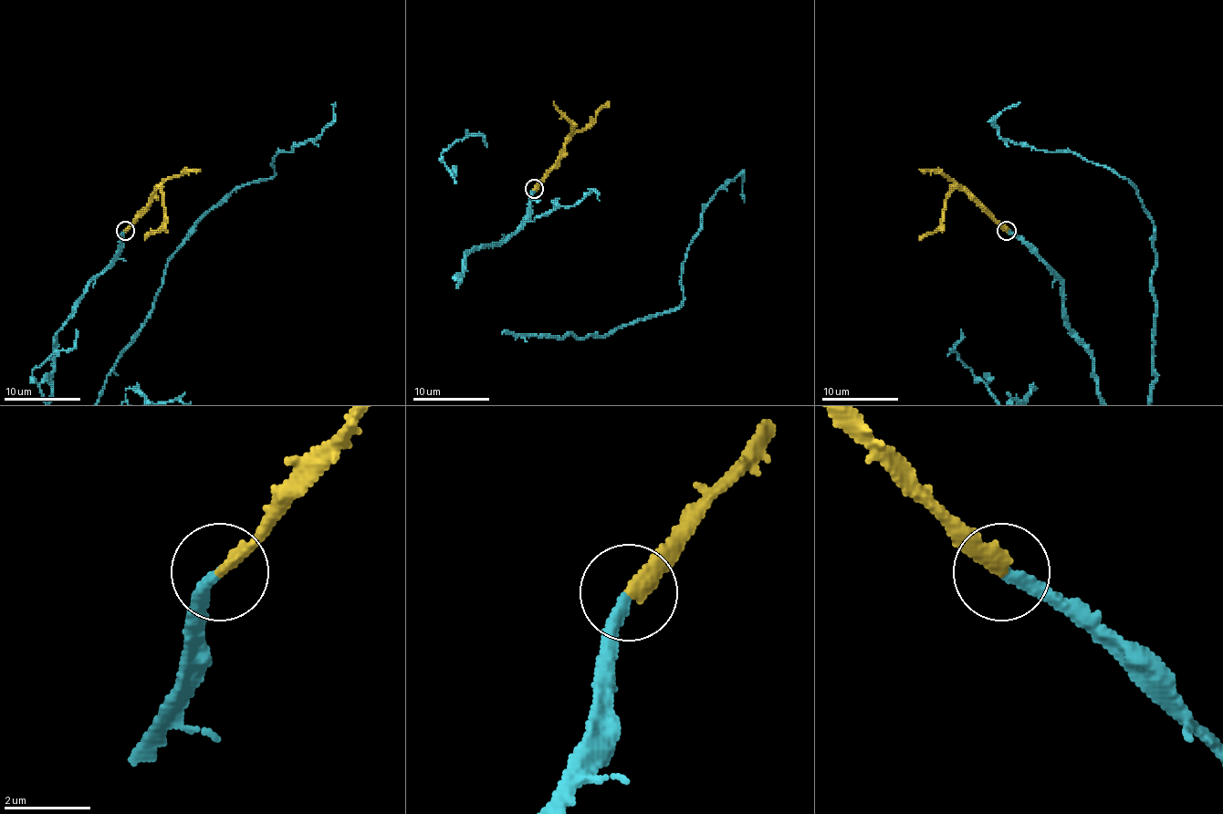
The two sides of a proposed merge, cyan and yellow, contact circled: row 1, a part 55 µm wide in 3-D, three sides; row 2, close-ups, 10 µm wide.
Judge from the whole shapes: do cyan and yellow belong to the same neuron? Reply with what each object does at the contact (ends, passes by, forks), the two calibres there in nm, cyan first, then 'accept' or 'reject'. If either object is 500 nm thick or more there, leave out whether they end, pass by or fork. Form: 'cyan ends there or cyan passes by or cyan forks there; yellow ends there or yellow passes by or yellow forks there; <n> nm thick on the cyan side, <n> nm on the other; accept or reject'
cyan ends there; yellow ends there; 260 nm thick on the cyan side, 360 nm on the other; accept

